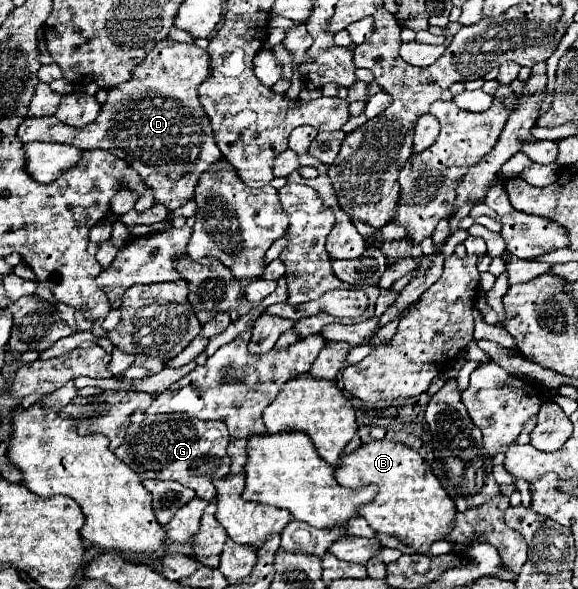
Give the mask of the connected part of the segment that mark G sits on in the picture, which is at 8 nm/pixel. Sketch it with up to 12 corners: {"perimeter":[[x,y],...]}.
{"perimeter":[[185,413],[129,425],[115,455],[141,479],[215,499],[227,427]]}

